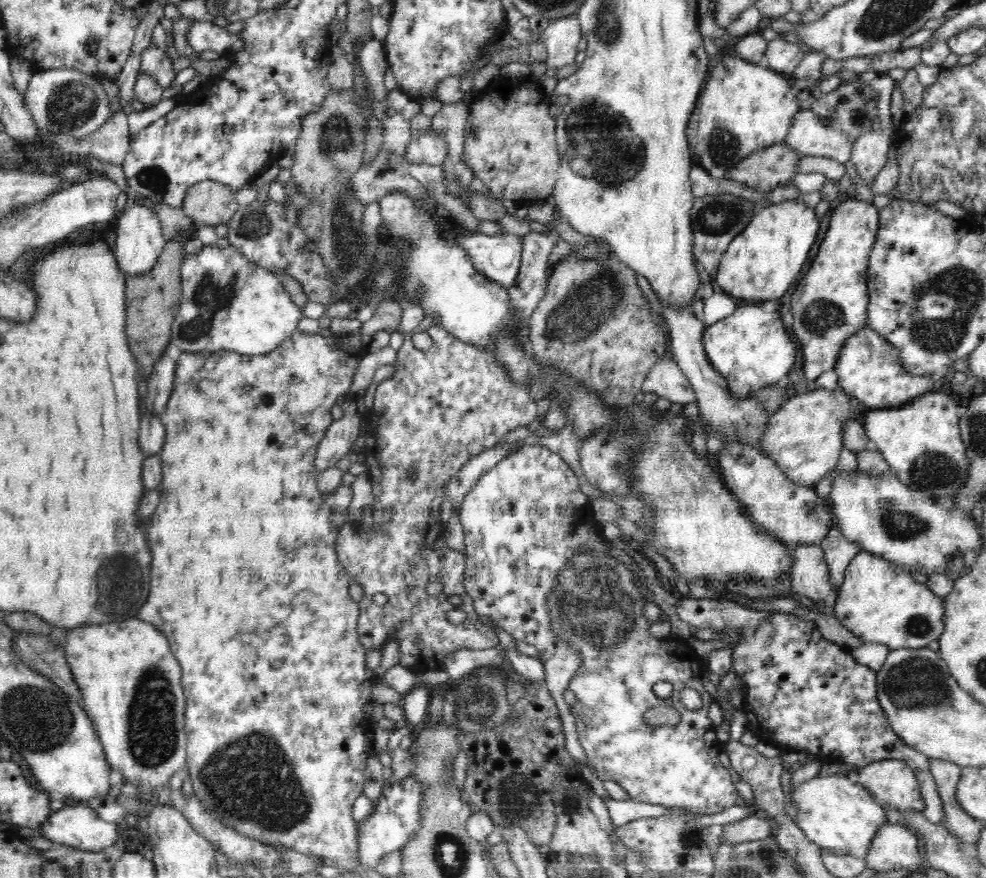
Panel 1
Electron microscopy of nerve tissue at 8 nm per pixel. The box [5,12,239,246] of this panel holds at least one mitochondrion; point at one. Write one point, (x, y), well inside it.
(69, 104)

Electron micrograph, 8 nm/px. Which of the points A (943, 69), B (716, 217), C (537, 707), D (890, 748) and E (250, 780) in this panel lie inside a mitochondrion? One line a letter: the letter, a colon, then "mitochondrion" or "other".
A: other
B: mitochondrion
C: other
D: other
E: mitochondrion

